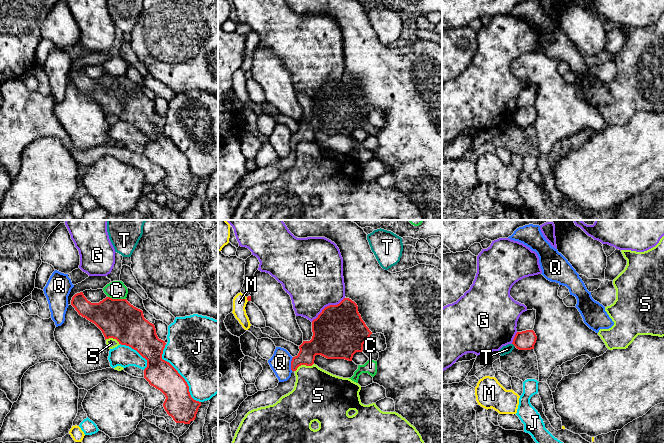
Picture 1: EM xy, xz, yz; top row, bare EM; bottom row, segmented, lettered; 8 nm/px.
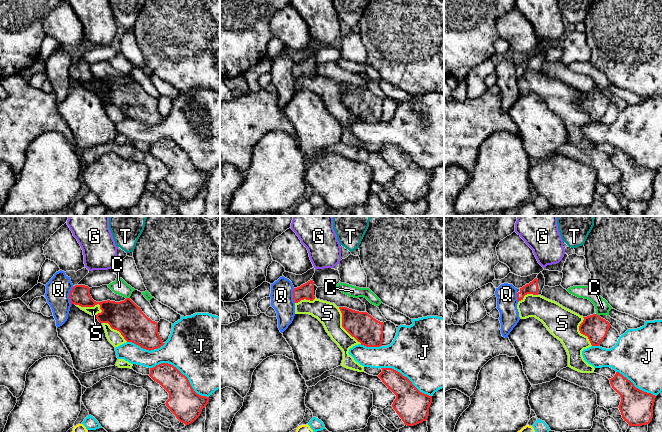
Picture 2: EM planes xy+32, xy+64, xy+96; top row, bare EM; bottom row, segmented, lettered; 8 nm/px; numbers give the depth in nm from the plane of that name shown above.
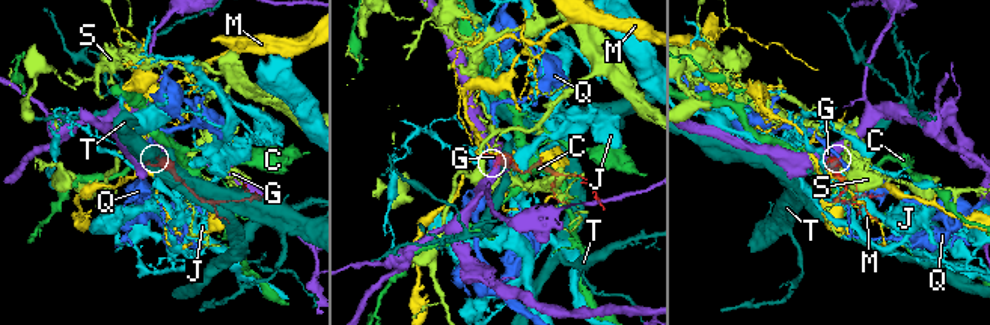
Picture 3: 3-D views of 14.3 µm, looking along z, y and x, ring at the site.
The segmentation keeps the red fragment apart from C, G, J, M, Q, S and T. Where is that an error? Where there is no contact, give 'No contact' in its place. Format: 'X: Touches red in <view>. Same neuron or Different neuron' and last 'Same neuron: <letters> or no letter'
C: Touches red in xy. Different neuron
G: Touches red in xz. Different neuron
J: Touches red in xy. Different neuron
M: Touches red in xz. Different neuron
Q: Touches red in xz. Different neuron
S: Touches red in xz. Different neuron
T: Touches red in yz. Different neuron
Same neuron: no letter

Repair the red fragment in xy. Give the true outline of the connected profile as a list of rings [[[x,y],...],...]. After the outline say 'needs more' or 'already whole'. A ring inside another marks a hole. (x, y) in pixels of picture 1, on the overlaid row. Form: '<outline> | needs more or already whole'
[[[83,292],[72,297],[71,305],[79,315],[94,323],[103,333],[105,340],[116,339],[119,344],[136,350],[147,360],[144,378],[149,384],[160,390],[166,397],[163,407],[176,423],[190,424],[195,420],[201,402],[194,400],[189,392],[189,386],[178,371],[162,359],[165,341],[158,338],[154,324],[144,318],[143,311],[131,305],[127,299],[112,299],[106,297],[99,303],[91,303]]] | already whole

